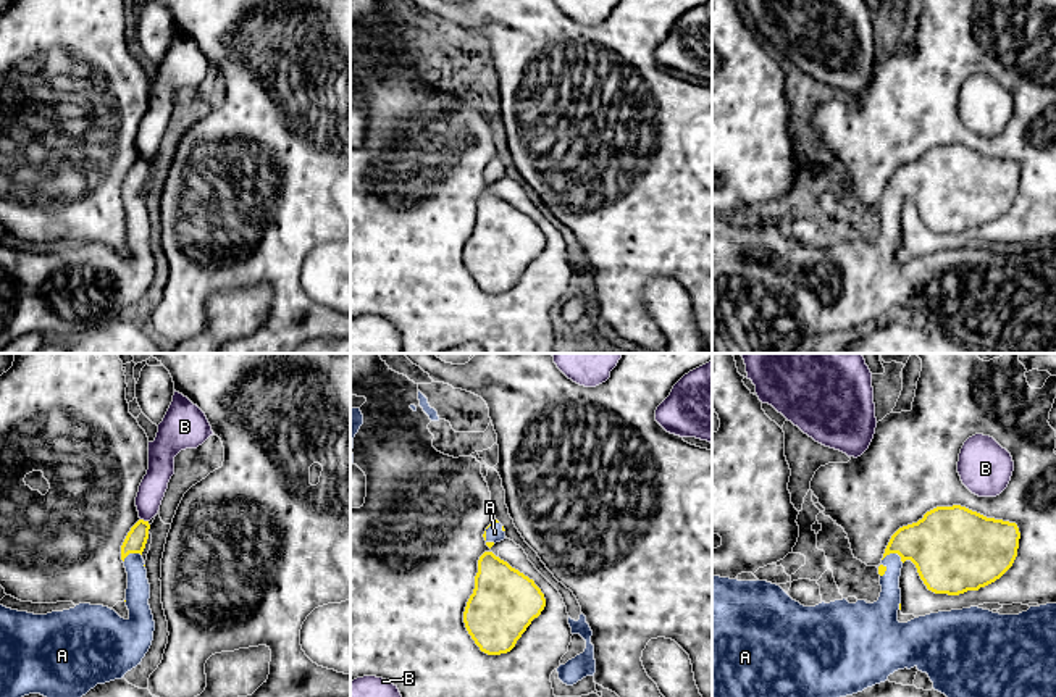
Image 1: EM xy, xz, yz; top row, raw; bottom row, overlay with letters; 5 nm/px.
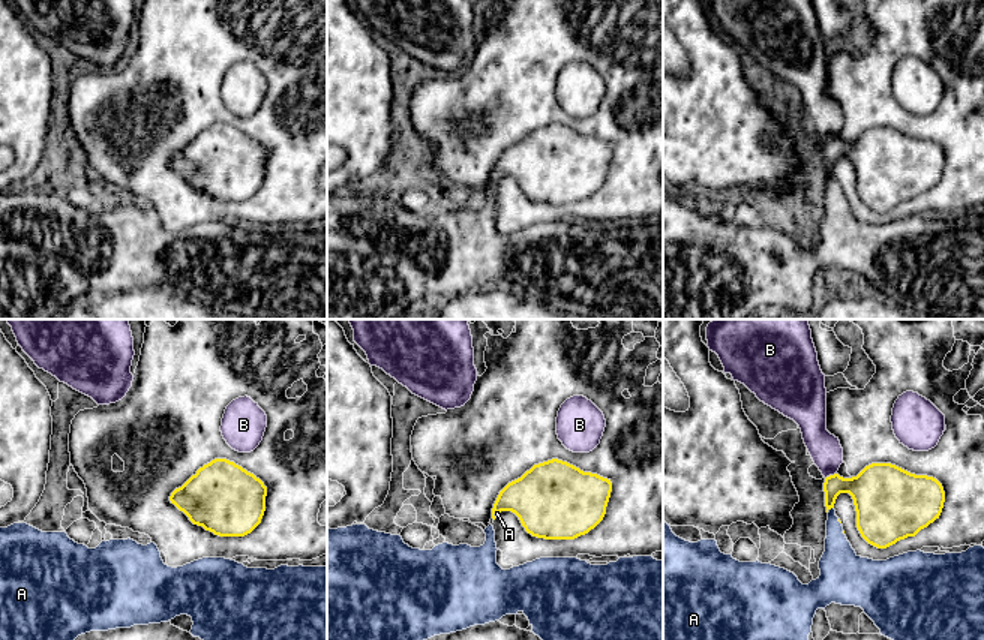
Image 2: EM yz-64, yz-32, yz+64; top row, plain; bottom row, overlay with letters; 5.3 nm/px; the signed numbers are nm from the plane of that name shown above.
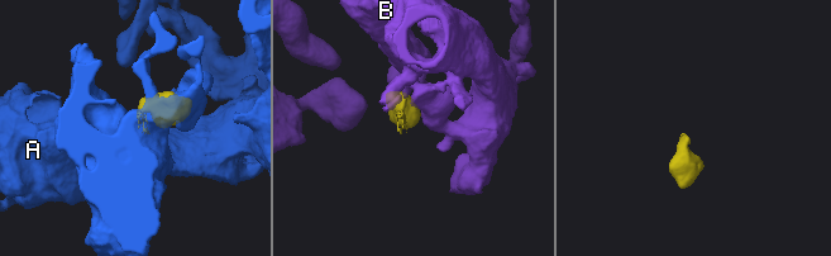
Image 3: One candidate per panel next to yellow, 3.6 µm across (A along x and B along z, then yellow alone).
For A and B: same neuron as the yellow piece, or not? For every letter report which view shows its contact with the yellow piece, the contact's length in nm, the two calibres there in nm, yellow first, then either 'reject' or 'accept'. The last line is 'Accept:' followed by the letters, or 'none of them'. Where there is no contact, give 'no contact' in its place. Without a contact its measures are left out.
A: yz | 110 nm | 340/110 nm | accept
B: xy | 40 nm | 110/130 nm | reject
Accept: A

